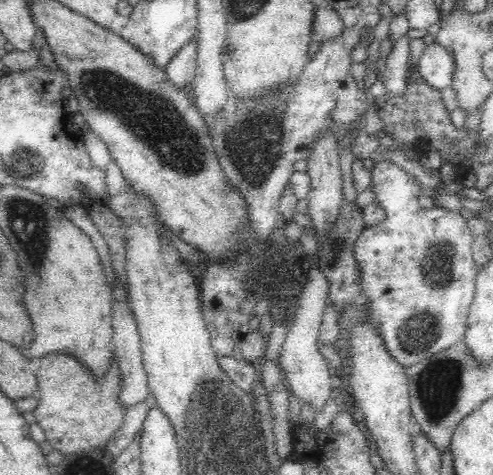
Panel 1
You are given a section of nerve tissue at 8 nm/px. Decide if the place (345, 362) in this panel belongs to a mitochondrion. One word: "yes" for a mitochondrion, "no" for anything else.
no

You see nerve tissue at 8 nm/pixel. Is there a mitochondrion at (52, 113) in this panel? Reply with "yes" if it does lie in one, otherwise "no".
no

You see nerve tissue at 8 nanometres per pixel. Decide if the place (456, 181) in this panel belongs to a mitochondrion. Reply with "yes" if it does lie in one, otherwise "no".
no

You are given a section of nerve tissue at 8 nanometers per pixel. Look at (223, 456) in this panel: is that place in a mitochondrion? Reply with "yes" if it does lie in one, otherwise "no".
yes

